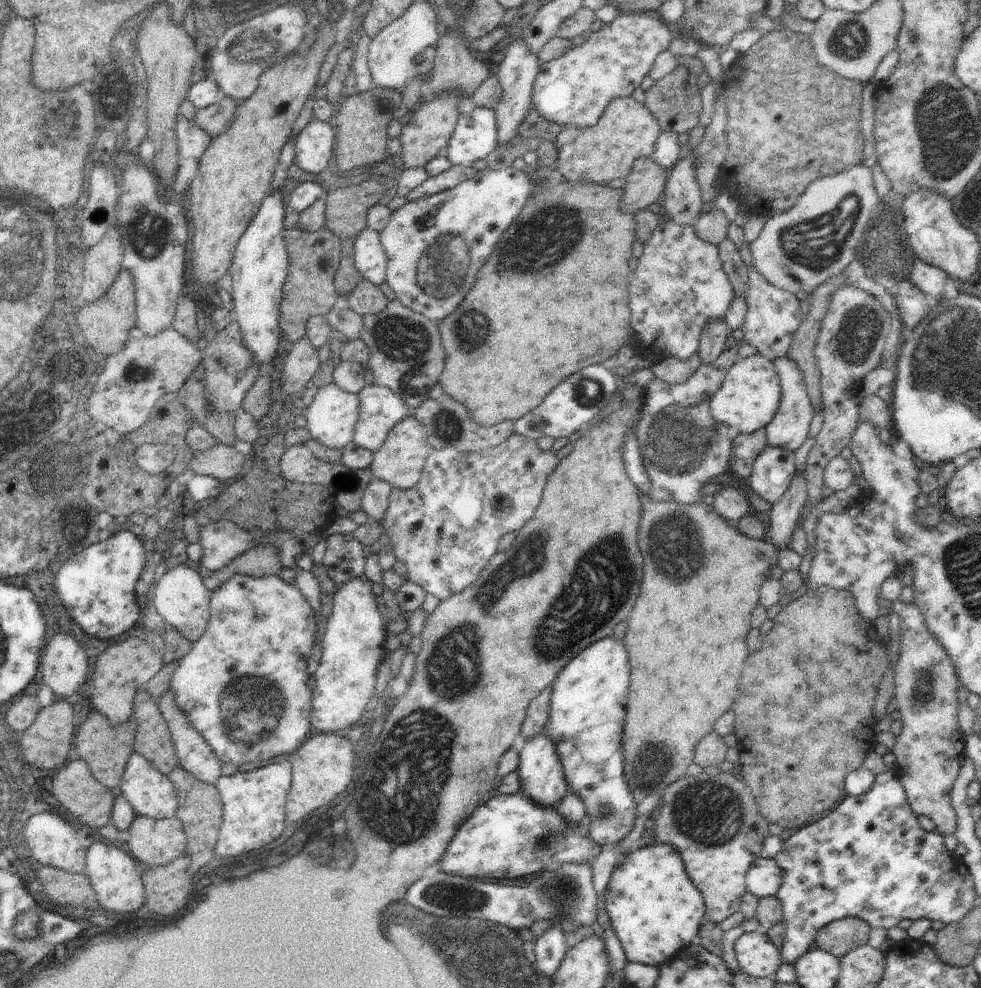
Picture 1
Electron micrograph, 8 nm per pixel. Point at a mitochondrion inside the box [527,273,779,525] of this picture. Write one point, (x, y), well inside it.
(678, 438)

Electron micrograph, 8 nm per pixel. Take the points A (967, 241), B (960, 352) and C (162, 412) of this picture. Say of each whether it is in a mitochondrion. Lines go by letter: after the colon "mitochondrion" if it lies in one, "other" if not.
A: other
B: mitochondrion
C: other

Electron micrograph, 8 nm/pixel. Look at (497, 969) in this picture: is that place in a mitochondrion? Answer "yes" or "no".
yes

